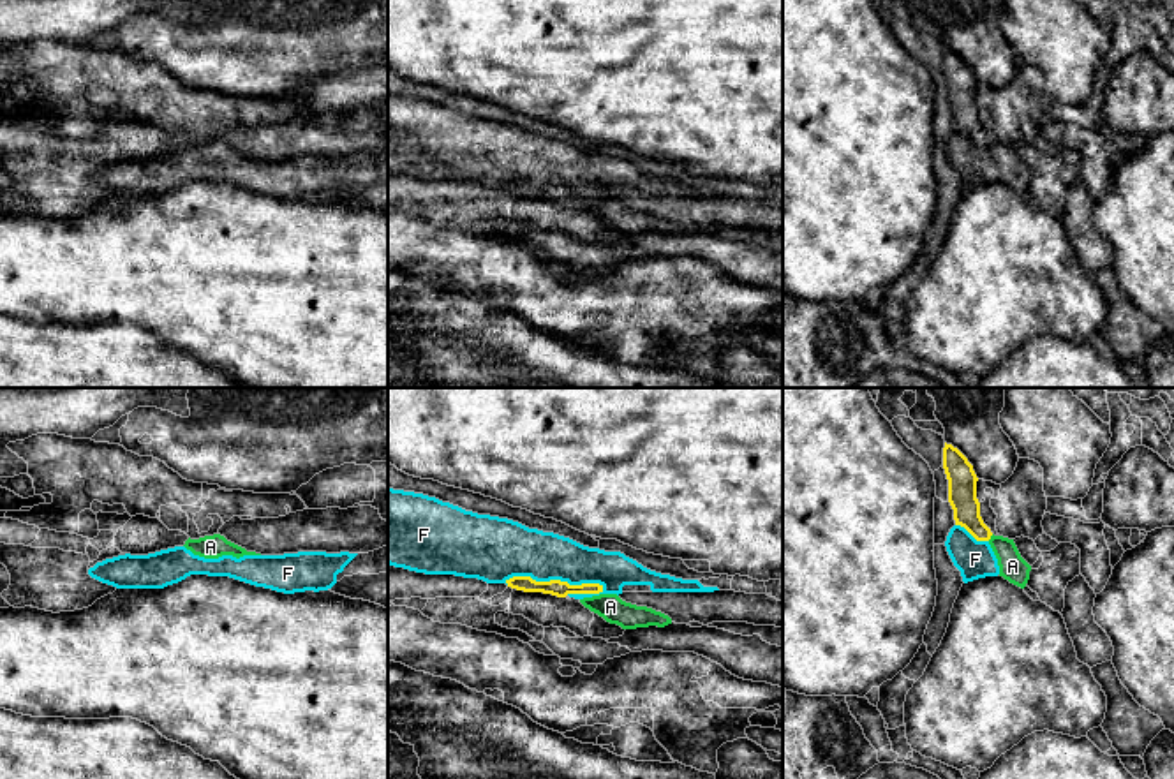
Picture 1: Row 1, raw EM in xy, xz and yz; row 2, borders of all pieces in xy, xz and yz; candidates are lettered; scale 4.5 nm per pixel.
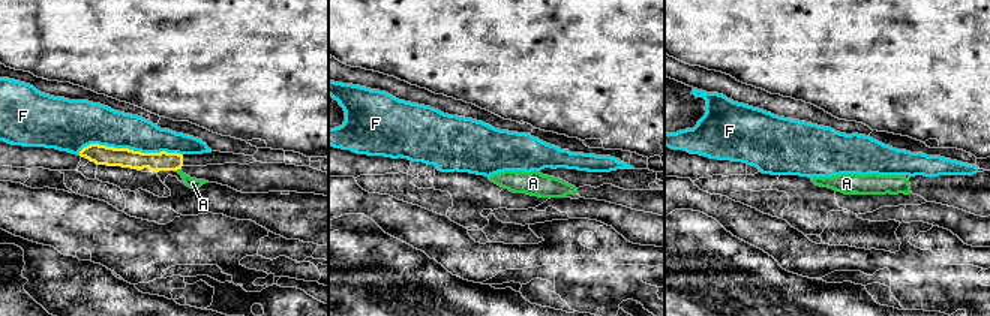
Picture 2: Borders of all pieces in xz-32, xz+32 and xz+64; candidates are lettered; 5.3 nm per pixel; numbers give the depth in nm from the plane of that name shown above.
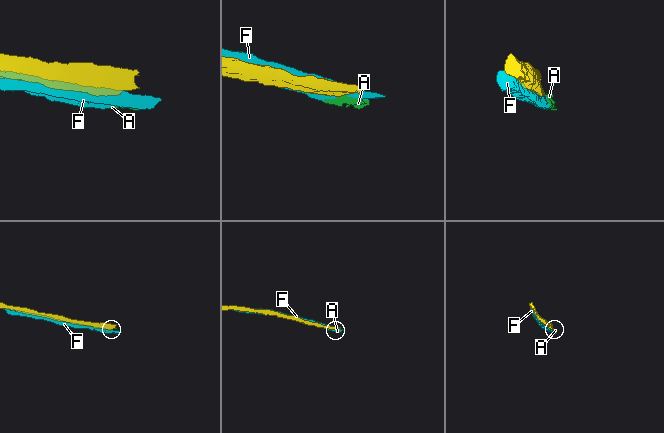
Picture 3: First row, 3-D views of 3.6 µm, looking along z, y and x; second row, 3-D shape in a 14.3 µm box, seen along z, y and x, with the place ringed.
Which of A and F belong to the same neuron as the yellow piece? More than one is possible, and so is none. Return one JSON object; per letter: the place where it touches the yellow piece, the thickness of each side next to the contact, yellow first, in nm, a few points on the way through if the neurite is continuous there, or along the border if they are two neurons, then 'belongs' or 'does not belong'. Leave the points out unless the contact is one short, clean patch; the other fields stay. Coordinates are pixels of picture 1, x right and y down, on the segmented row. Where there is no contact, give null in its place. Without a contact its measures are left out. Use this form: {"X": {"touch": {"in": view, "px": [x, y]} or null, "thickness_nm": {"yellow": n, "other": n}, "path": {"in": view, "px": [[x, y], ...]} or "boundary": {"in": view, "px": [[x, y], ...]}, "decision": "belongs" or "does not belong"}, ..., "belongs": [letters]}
{"A": {"touch": {"in": "yz", "px": [989, 538]}, "thickness_nm": {"yellow": 130, "other": 120}, "boundary": {"in": "yz", "px": [[993, 534], [988, 540]]}, "decision": "does not belong"}, "F": {"touch": {"in": "xz", "px": [556, 580]}, "thickness_nm": {"yellow": 80, "other": 240}, "decision": "does not belong"}, "belongs": []}

